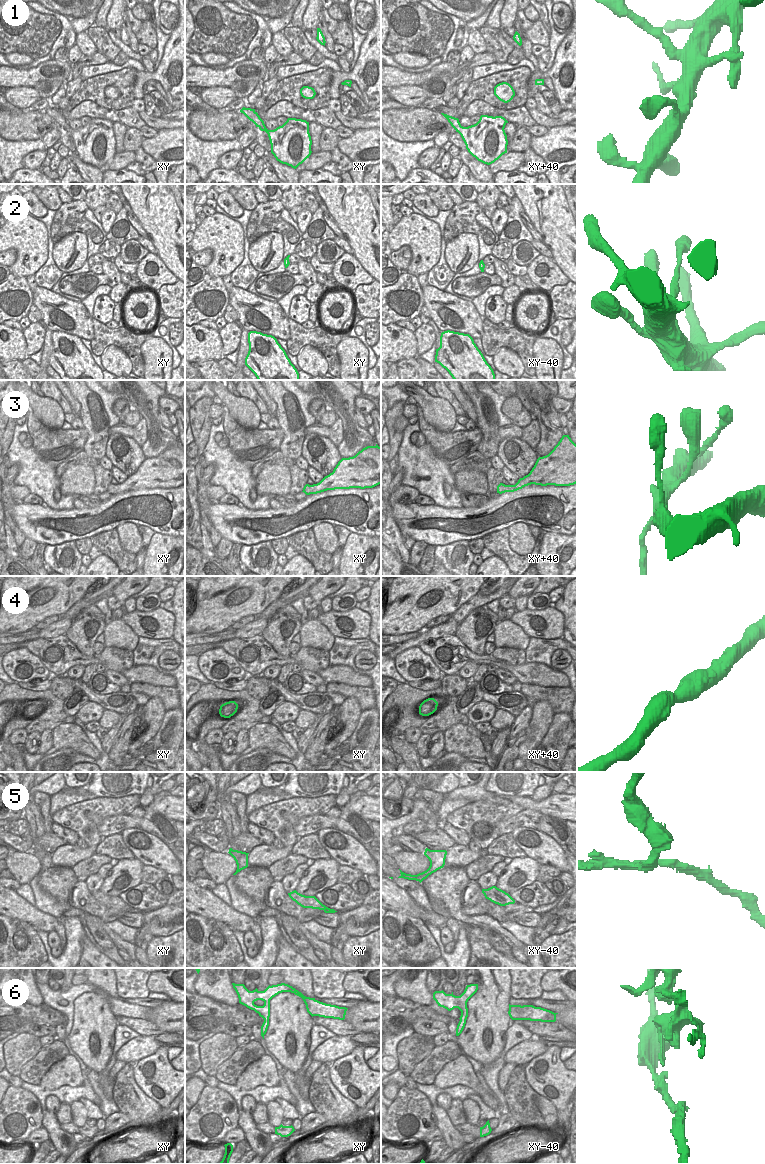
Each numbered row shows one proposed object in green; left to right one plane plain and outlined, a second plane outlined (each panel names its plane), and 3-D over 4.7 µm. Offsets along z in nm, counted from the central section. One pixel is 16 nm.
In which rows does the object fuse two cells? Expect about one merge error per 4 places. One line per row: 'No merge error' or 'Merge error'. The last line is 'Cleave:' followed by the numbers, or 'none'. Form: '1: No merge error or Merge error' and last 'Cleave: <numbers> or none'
1: No merge error
2: No merge error
3: No merge error
4: No merge error
5: Merge error
6: Merge error
Cleave: 5, 6

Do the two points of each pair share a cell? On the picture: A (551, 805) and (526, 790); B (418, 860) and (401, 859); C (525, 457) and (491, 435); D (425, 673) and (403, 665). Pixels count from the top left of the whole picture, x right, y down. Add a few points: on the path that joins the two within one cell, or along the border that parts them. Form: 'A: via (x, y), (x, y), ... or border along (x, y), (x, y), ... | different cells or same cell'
A: border along (508, 794), (531, 797) | different cells
B: via (414, 860), (405, 860) | same cell
C: border along (500, 442), (496, 454) | different cells
D: via (422, 669), (415, 665), (409, 665) | same cell

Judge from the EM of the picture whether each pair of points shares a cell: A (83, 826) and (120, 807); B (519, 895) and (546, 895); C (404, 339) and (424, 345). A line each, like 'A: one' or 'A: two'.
A: one
B: one
C: two

